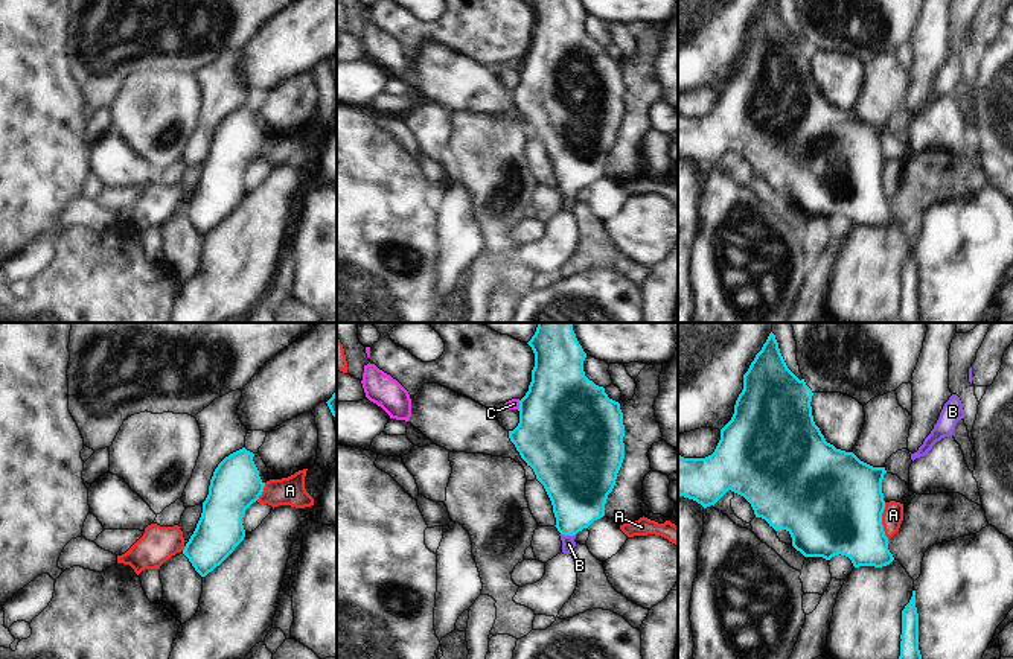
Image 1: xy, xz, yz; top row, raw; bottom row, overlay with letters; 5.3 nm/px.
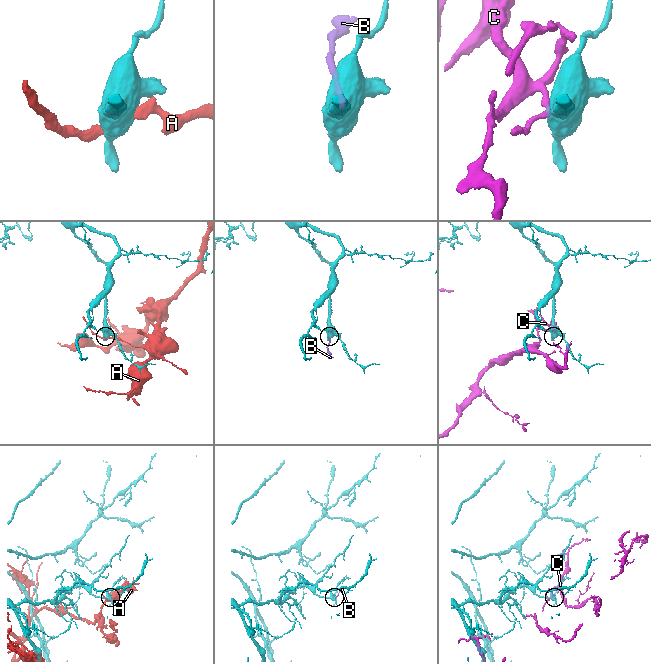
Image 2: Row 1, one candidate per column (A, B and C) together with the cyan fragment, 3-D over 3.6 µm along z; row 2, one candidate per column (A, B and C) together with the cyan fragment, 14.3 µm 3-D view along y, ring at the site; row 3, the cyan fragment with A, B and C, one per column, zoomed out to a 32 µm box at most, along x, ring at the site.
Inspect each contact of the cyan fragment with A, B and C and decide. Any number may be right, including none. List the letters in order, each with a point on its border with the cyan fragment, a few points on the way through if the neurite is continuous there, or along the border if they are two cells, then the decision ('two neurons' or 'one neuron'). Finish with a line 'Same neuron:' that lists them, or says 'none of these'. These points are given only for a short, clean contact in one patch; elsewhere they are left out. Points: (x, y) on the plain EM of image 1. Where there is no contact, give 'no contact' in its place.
A: meets cyan in yz at (881, 180); two neurons
B: meets cyan in xz at (568, 194); runs through xz (578, 148), (568, 194), (568, 203); one neuron
C: meets cyan in xz at (520, 64); border along xz (520, 60), (518, 69); two neurons
Same neuron: B

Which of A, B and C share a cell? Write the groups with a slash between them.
A / B / C

